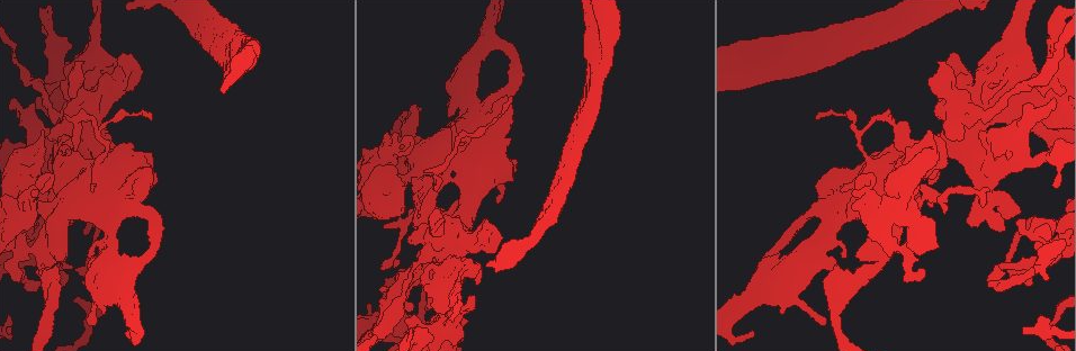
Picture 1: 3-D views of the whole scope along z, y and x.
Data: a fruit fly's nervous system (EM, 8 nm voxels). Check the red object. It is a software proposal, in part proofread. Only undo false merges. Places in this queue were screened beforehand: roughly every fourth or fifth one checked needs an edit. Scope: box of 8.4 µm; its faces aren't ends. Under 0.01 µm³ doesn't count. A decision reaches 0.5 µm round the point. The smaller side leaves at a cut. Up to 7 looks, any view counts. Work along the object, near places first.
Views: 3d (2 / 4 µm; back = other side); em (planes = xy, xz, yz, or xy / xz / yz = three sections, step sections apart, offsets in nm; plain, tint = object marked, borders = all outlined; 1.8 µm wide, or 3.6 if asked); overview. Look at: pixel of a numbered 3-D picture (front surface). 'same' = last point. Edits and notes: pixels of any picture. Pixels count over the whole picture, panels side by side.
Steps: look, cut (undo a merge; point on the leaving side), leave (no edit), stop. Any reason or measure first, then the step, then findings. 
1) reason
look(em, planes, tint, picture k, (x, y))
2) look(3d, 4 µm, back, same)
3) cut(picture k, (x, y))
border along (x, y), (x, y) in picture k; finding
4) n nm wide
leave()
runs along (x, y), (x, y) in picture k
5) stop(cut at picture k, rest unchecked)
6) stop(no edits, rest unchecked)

abrupt turn
look(em, xz, step 8, tint, picture 1, (1044, 257))

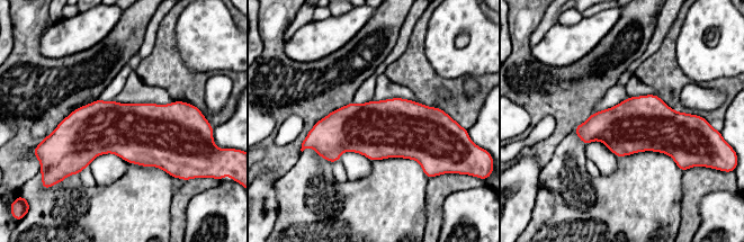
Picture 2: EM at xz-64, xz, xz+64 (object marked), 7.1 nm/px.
look(em, planes, tint, same)

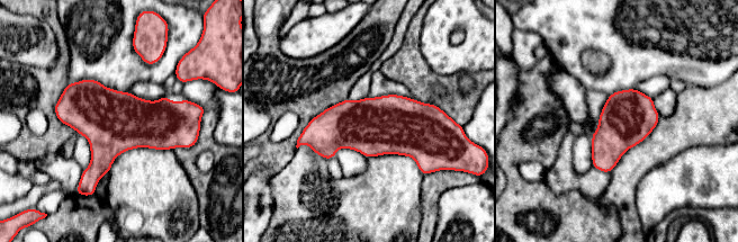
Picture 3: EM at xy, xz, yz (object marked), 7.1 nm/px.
leave()
one cell here

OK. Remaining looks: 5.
thick turns thin
look(3d, 2 µm, picture 1, (1014, 37))

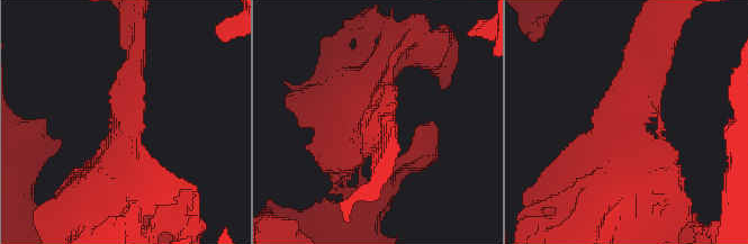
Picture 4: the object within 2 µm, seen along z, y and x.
arms of 160, 440 nm; now the EM
look(em, yz, step 4, tint, picture 4, (128, 122))

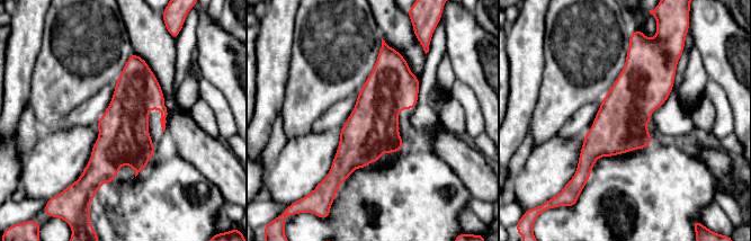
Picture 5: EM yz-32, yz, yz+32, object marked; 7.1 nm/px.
360 nm wide
leave()
continuous, no second cell

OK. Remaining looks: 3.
look(em, 3.6 µm, xz, step 16, tint, picture 1, (450, 311))

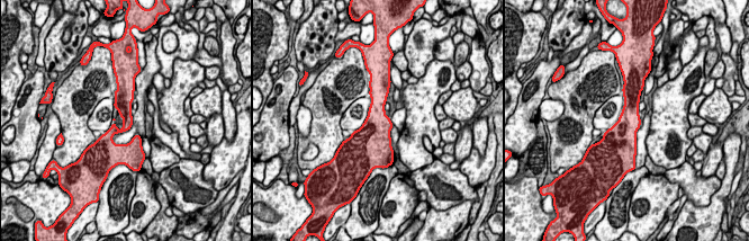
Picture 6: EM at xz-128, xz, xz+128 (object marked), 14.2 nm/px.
look(em, 3.6 µm, planes, tint, same)

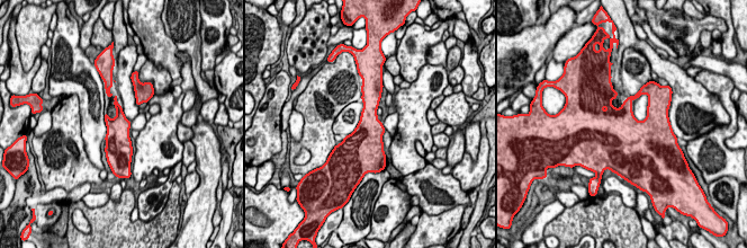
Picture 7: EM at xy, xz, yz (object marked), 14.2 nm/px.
leave()
all the same cell

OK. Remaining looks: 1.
stop(no edits, rest unchecked)

